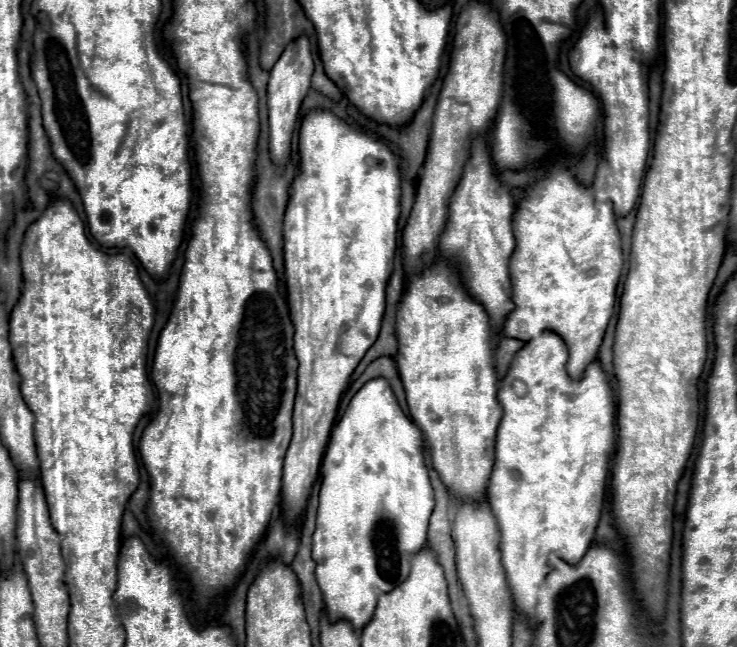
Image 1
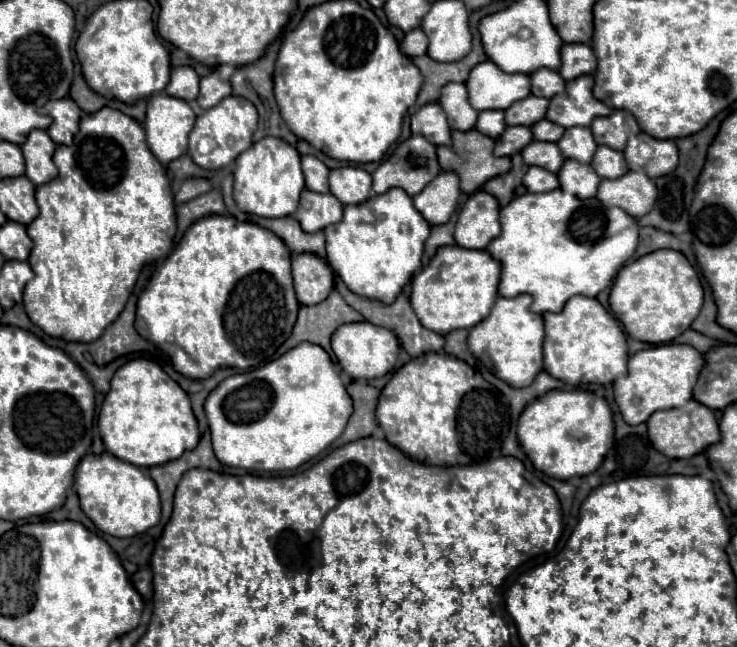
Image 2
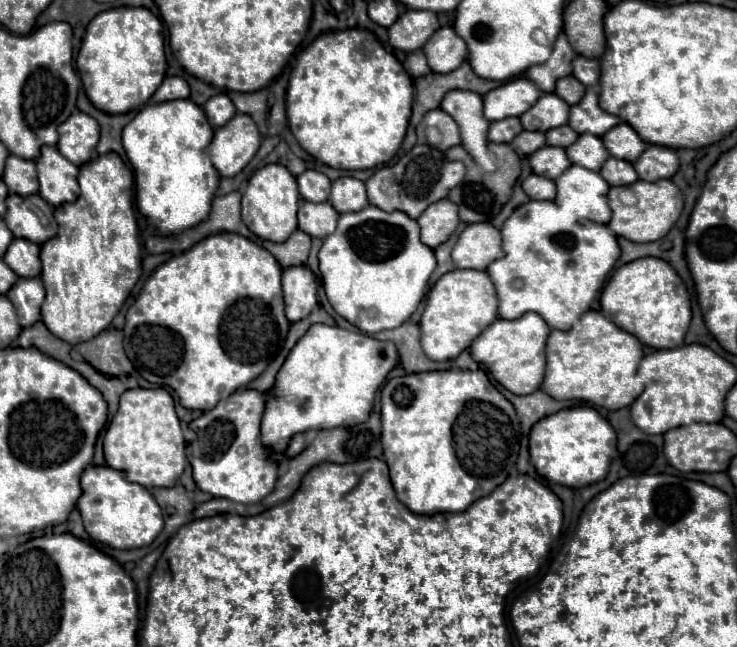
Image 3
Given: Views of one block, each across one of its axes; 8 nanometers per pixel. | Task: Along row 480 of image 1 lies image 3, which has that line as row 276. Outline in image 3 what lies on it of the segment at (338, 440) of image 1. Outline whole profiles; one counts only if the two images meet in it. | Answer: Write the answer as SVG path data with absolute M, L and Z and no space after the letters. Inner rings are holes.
M366 206L360 212L340 214L338 228L336 232L324 238L324 244L318 252L318 260L326 298L336 310L336 314L340 314L350 324L368 334L376 334L388 328L398 328L400 324L404 324L422 302L428 278L436 268L434 252L420 242L418 222L404 216L404 212L388 214L376 206Z

